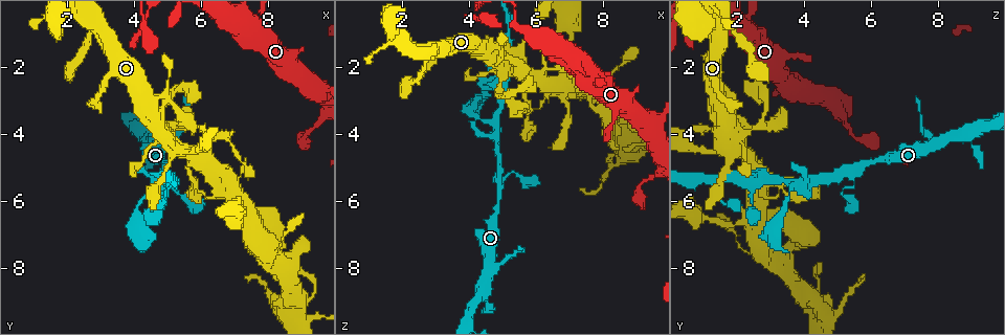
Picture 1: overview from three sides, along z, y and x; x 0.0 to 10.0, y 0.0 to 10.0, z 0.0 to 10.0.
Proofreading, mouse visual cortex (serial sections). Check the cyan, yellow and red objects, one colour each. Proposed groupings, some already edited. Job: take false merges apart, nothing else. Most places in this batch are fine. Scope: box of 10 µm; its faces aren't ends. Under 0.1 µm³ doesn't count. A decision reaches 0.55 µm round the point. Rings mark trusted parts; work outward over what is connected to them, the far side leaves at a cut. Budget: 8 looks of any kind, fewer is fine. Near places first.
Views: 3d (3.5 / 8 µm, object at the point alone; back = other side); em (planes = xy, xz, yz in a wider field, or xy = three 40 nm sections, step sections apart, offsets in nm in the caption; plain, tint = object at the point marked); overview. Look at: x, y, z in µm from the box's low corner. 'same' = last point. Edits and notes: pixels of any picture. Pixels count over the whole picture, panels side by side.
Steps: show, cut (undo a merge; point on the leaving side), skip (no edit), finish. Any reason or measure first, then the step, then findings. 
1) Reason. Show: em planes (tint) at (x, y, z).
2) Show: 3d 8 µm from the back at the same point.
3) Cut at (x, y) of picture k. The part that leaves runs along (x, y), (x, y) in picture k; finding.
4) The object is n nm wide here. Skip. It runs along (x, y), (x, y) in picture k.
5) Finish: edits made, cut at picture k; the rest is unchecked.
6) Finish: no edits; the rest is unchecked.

Show: 3d 3.5 µm at (4.95, 3.75, 2.70).

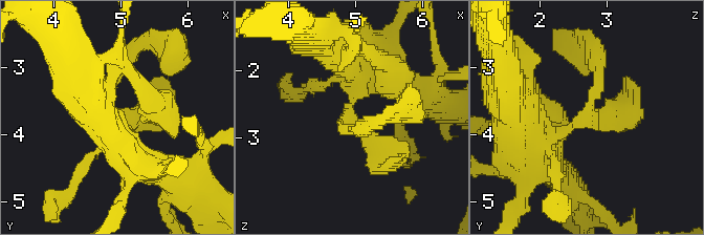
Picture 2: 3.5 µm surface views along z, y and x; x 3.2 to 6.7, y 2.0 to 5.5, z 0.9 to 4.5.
Show: em xy step 1 (tint) at (4.90, 3.75, 2.65).

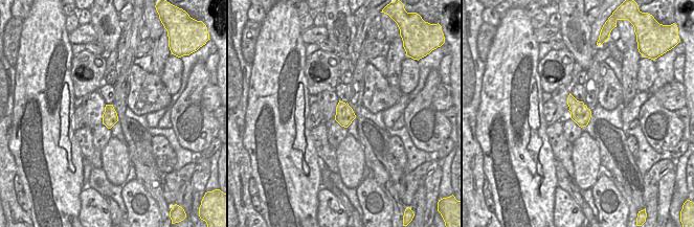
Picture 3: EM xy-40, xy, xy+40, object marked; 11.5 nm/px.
Skip. It runs along (350, 58), (350, 114), (398, 154) in picture 2; one cell here.

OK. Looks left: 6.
Small branch off a trunk. Show: 3d 3.5 µm at (7.15, 6.50, 2.30).

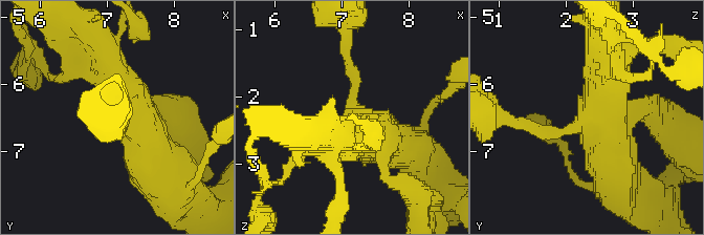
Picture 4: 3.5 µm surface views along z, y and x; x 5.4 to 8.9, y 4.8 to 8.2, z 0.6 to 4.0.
Skip. It runs along (103, 49), (151, 149), (170, 169) in picture 4; one cell here.

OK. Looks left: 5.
Sharp bend. Show: 3d 3.5 µm at (4.15, 6.45, 3.25).

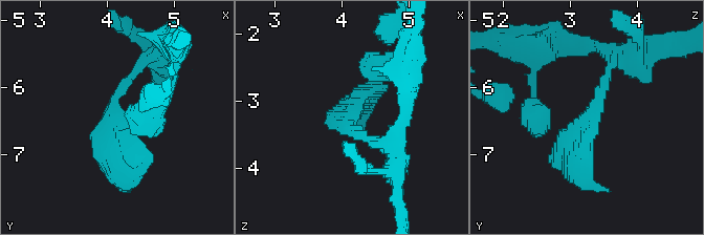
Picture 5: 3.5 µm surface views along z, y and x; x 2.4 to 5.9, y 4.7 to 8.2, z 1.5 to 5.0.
Now the EM. Show: em xy step 5 (tint) at (4.10, 6.45, 3.25).

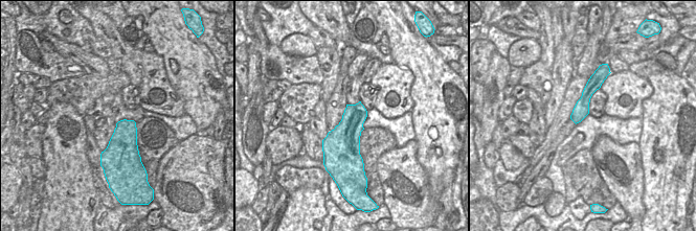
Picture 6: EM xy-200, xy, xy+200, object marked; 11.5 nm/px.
The object is 340 nm wide here. Skip. It runs along (614, 60), (578, 150), (560, 159) in picture 5; one cell here.

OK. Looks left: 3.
Finish: no edits; the rest is unchecked.

